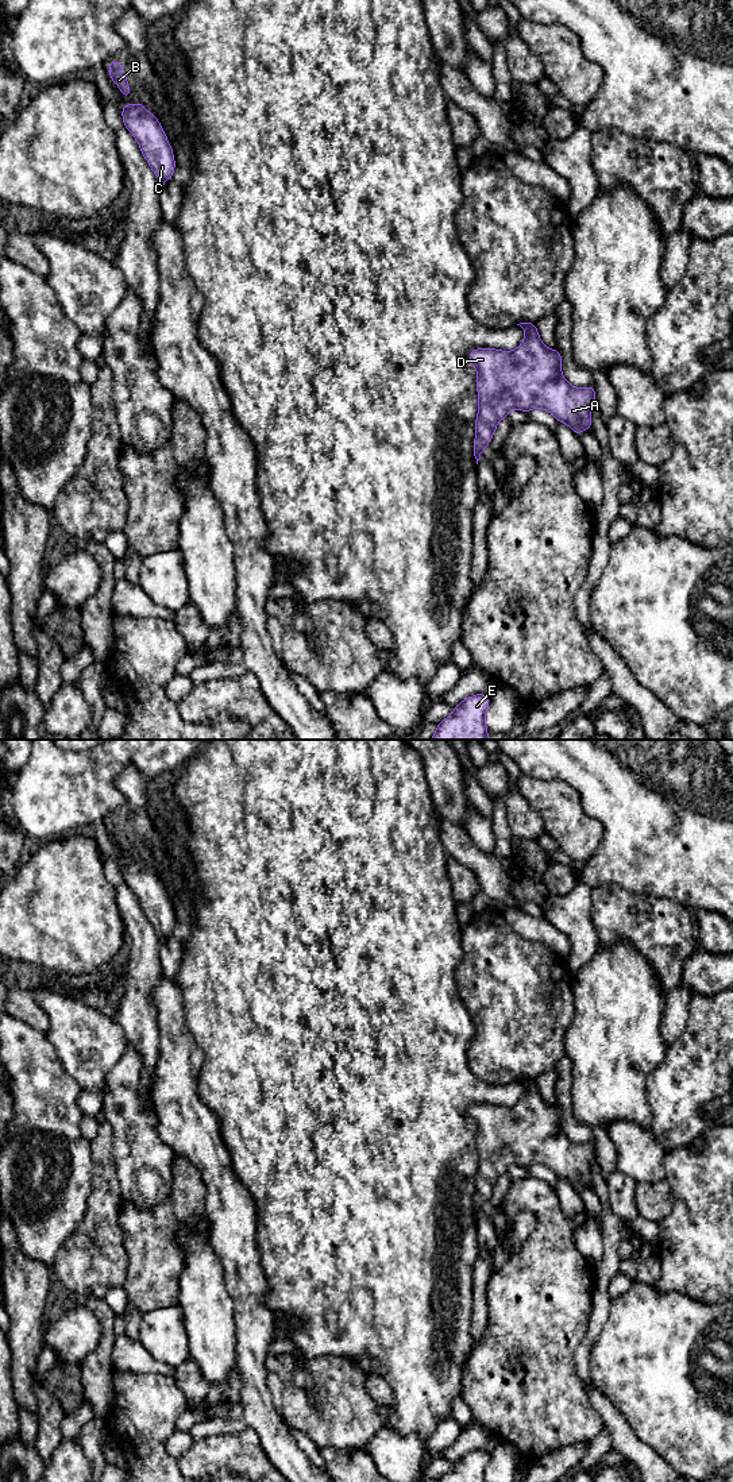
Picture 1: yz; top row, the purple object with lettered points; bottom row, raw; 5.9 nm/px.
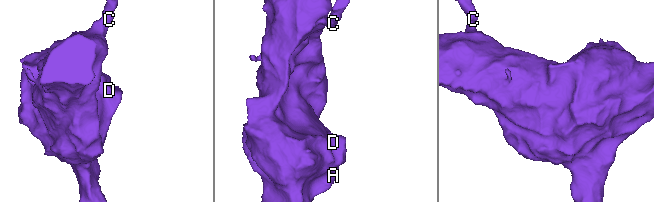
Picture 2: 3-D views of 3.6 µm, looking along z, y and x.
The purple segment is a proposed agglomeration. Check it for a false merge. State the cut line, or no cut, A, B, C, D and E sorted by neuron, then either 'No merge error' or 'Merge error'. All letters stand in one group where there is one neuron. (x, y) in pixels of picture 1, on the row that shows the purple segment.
No split. Groups: A B C D E. No merge error

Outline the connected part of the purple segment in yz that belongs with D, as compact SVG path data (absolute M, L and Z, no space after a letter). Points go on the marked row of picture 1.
M520 323L525 339L513 351L495 348L475 348L468 354L468 362L477 368L478 413L475 418L474 456L478 460L489 447L498 421L508 418L510 409L525 413L535 408L549 412L558 422L567 424L576 436L585 429L591 429L590 408L597 402L595 385L574 387L562 373L562 354L559 350L545 347L540 339L536 324Z

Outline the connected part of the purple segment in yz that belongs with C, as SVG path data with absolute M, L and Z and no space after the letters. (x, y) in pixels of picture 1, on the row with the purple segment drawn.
M131 103L121 108L123 126L136 139L139 148L158 178L158 188L173 178L175 159L167 136L144 104Z

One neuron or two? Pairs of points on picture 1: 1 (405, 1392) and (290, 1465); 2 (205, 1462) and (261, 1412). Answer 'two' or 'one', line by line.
1: two
2: two

